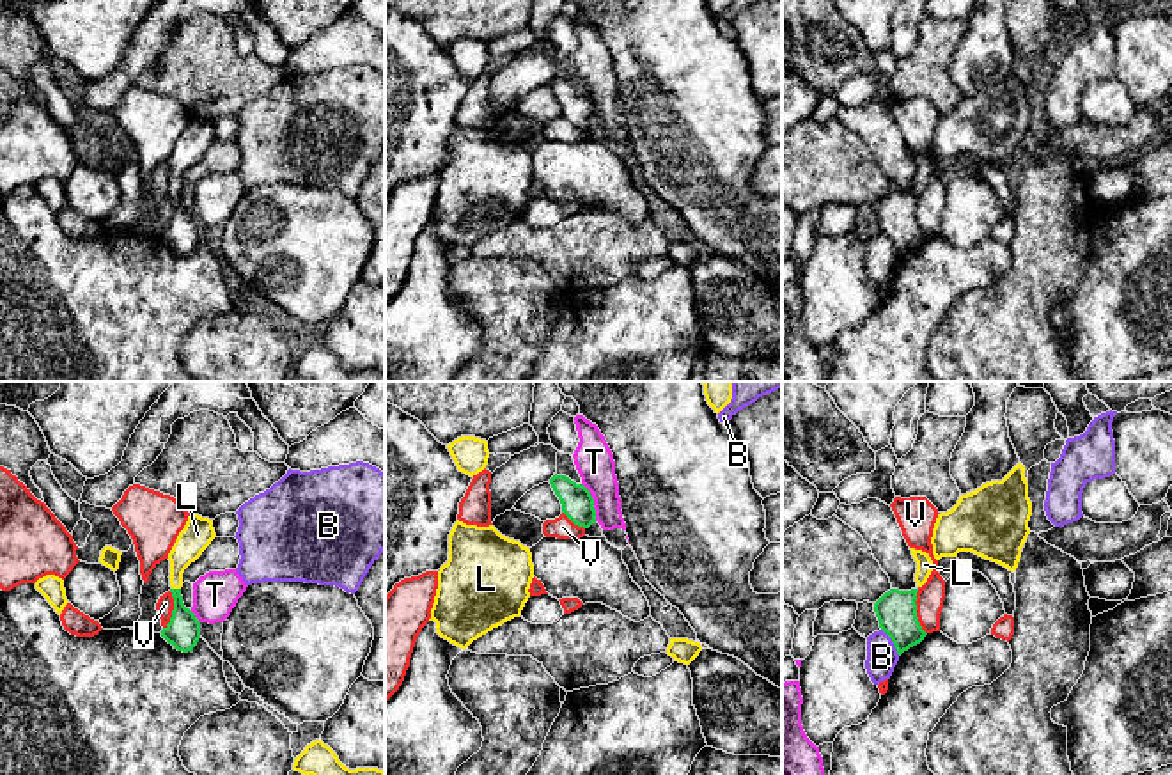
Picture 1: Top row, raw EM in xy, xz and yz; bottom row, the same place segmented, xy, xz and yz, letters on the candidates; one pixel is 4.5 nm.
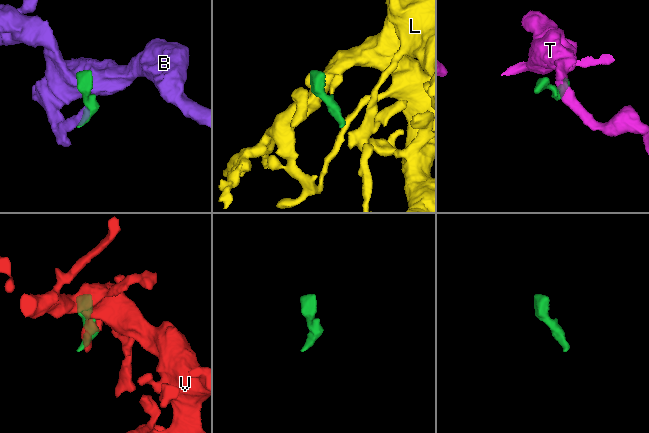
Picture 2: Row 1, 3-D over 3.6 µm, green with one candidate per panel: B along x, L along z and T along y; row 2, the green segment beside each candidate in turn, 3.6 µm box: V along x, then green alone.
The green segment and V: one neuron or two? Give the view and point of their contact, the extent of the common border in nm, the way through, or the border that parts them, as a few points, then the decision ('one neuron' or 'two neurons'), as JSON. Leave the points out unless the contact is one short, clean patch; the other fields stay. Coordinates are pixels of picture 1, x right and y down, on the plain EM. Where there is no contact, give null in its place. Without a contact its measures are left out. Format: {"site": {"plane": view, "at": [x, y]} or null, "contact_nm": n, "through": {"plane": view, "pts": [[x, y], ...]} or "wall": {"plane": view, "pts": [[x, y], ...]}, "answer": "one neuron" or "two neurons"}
{"site": {"plane": "yz", "at": [915, 215]}, "contact_nm": 220, "wall": {"plane": "yz", "pts": [[917, 192], [917, 219], [926, 236]]}, "answer": "two neurons"}

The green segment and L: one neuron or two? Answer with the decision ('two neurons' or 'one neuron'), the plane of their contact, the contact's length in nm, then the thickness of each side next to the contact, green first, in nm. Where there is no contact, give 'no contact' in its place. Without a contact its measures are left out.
one neuron | xy | 40 nm | 160/140 nm

